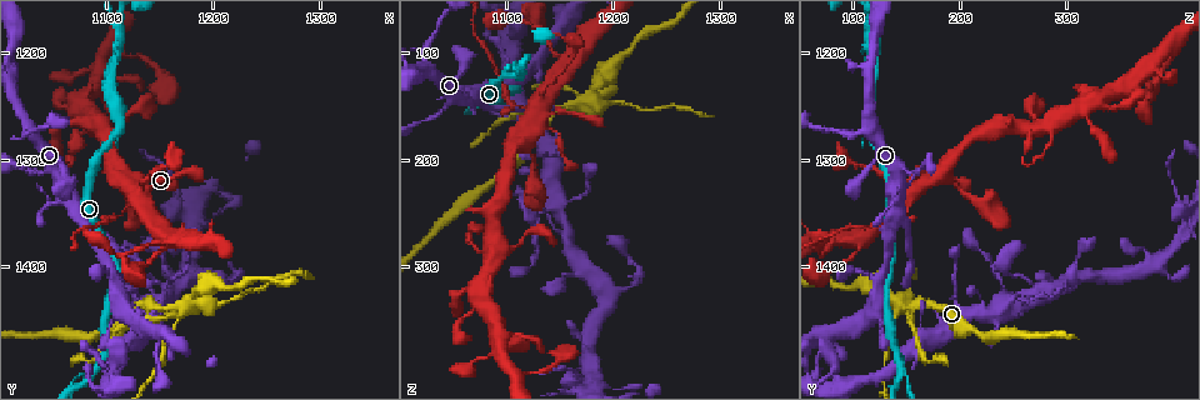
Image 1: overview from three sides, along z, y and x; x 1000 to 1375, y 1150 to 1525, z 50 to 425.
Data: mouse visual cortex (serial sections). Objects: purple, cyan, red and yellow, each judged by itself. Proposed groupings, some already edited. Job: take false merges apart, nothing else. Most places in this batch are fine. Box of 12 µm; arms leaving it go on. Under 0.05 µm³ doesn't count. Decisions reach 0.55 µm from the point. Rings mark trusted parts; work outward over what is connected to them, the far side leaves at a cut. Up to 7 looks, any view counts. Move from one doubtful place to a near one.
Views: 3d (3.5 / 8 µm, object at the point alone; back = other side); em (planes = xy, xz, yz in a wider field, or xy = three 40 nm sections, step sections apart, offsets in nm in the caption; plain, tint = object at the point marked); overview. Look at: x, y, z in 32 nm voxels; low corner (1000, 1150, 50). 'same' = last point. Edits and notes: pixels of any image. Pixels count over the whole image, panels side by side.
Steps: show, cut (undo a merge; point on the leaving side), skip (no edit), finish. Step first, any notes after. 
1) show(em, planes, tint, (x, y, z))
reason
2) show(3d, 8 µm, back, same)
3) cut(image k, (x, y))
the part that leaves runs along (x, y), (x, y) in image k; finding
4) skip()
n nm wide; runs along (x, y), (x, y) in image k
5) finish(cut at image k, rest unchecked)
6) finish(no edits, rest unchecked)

show(3d, 3.5 µm, (1118, 1348, 152))
sharp bend

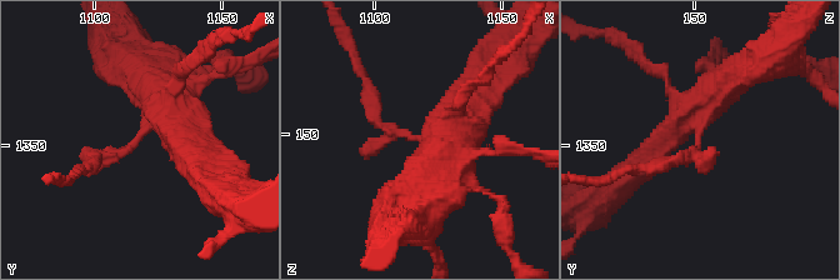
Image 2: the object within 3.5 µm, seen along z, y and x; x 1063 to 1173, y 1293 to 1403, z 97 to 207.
show(em, xy, step 1, tint, (1116, 1349, 152))

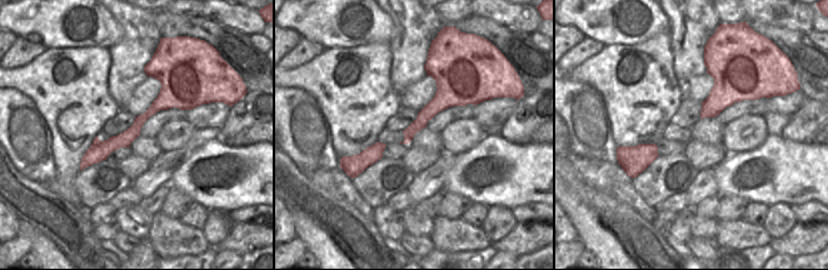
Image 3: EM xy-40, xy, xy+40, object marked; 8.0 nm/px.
cut(image 2, (368, 84))
120 nm wide; the part that leaves runs along (380, 123), (346, 34) in image 2; a second cell is stuck on

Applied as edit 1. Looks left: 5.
show(3d, 8 µm, (1182, 1434, 146))
sudden change in width

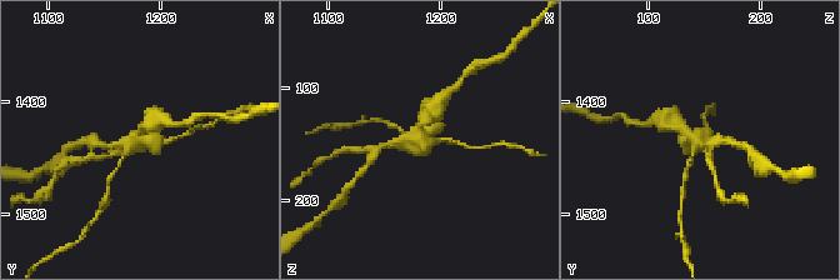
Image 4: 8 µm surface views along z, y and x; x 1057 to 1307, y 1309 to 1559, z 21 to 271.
show(em, xy, step 2, tint, (1182, 1436, 146))
4 arms; arms of 100, 150, 200, 250 nm; need the tissue

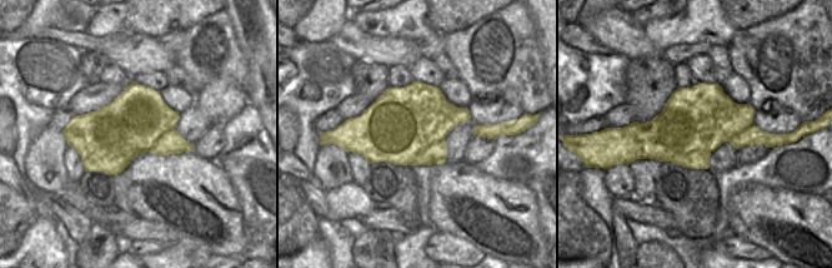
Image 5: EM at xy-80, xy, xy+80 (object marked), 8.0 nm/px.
cut(image 4, (70, 160))
border along (710, 150), (693, 150), (658, 160) in image 5; a second cell is stuck on

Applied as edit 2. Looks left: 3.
show(3d, 8 µm, (1086, 1502, 144))
three arms meet

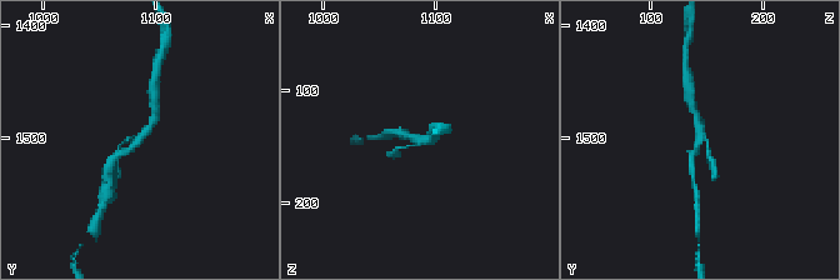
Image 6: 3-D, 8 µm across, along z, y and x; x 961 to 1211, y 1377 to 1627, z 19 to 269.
show(3d, 3.5 µm, (1084, 1502, 142))
zoom in

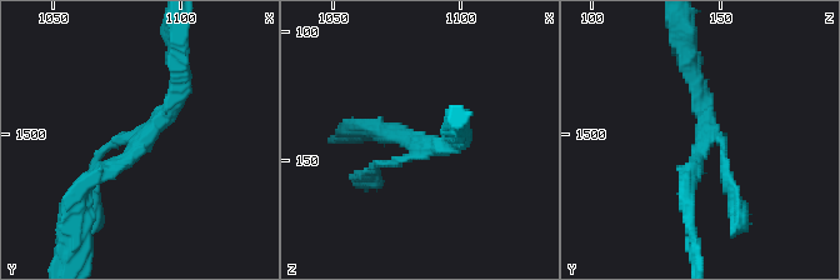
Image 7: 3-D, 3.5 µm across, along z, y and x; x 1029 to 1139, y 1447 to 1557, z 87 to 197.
show(em, xy, step 3, tint, (1084, 1501, 145))
shape alone is not enough

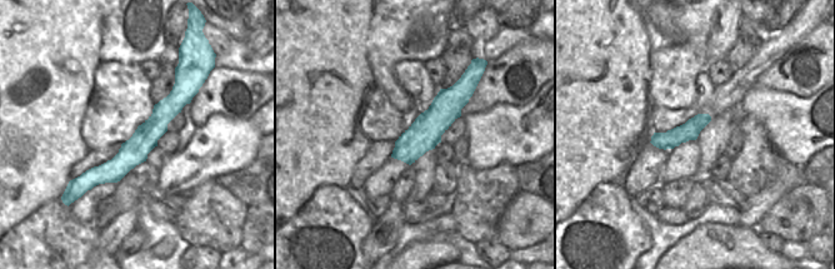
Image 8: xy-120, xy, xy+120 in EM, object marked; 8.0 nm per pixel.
skip()
260 nm wide; runs along (176, 70), (173, 108), (80, 189) in image 7; continuous, no second cell

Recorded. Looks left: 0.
finish(cut at image 2, cut at image 4, rest unchecked)

